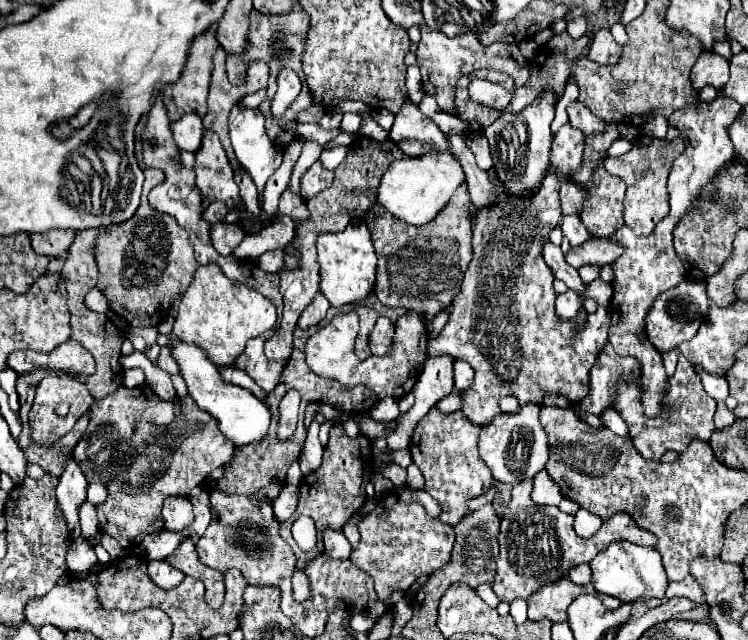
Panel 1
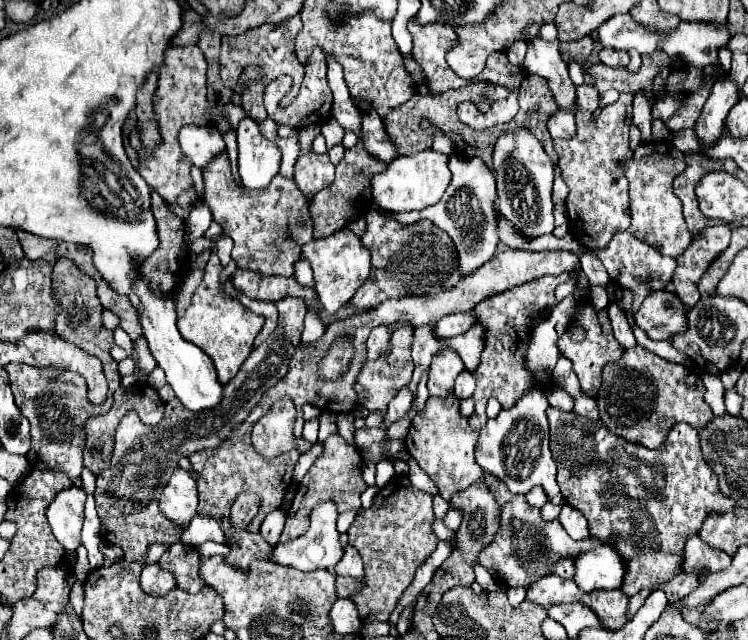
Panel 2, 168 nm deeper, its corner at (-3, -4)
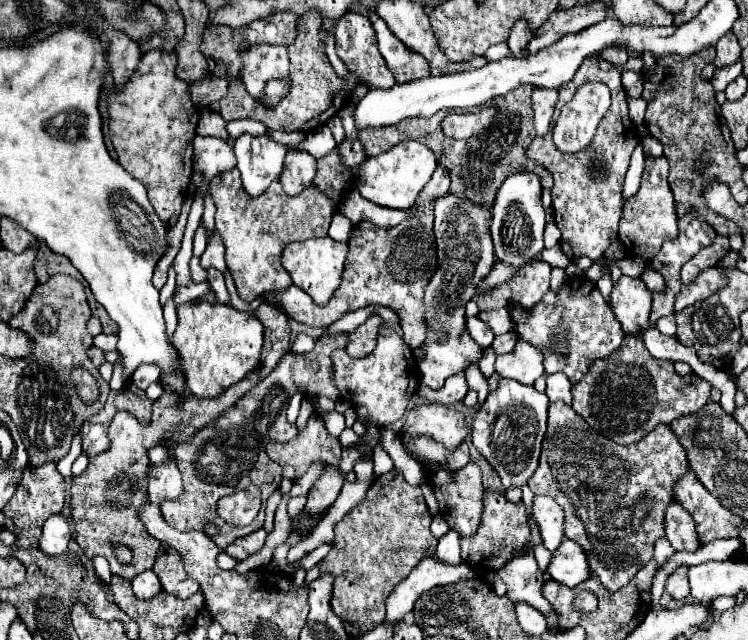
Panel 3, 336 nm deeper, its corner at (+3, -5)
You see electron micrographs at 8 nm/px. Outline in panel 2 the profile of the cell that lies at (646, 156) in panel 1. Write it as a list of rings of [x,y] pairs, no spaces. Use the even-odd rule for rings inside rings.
[[[668,141],[642,143],[636,149],[634,157],[624,163],[626,167],[624,175],[630,183],[630,215],[632,215],[628,233],[632,233],[642,241],[648,241],[650,245],[658,243],[660,251],[668,257],[678,257],[692,243],[692,235],[684,225],[680,199],[672,191],[672,181],[686,169],[684,165],[686,165],[684,153],[678,151]]]

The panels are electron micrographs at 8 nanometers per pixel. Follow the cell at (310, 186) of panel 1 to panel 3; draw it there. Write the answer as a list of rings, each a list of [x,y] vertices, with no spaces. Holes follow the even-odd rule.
[[[288,152],[284,160],[284,170],[280,176],[280,184],[286,194],[296,196],[306,186],[312,184],[316,174],[316,160],[306,152]]]

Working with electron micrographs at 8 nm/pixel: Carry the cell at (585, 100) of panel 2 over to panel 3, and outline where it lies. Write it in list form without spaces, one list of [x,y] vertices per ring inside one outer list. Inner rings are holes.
[[[596,56],[586,58],[586,62],[582,62],[574,78],[566,82],[564,86],[560,86],[556,112],[560,112],[560,108],[568,100],[572,100],[572,94],[584,82],[604,82],[610,88],[610,96],[612,96],[612,104],[608,112],[604,114],[604,118],[600,120],[590,146],[574,154],[558,152],[552,142],[552,134],[548,132],[546,136],[536,136],[534,142],[526,150],[526,158],[544,166],[554,178],[554,188],[552,188],[554,222],[562,232],[560,248],[572,262],[582,256],[588,256],[592,260],[602,258],[610,242],[618,238],[618,220],[622,214],[622,184],[624,184],[630,156],[634,148],[640,144],[636,126],[628,116],[626,92],[620,84],[620,70],[616,68],[602,70]]]

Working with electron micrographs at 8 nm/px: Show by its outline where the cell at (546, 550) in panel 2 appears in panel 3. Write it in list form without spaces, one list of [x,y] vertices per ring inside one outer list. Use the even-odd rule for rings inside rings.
[[[490,490],[484,492],[482,502],[484,502],[484,510],[482,510],[482,520],[480,520],[478,532],[470,538],[460,538],[460,550],[462,550],[462,558],[468,564],[484,568],[484,570],[494,570],[494,568],[498,570],[512,560],[512,550],[522,546],[530,538],[526,506],[524,506],[524,502],[518,502],[518,504],[508,502],[504,498],[504,494],[498,494],[498,492],[492,494]]]

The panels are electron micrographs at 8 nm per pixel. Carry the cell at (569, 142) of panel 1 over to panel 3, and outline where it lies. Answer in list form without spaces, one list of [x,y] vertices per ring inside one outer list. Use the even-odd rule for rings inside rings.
[[[540,88],[532,90],[532,110],[534,110],[534,126],[536,134],[542,136],[550,130],[550,118],[554,114],[554,106],[558,102],[558,90]]]

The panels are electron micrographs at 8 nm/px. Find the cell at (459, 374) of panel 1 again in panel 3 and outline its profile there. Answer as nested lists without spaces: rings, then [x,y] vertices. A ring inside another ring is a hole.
[[[454,374],[454,376],[450,376],[440,390],[430,390],[430,388],[426,388],[426,386],[422,386],[422,388],[418,390],[418,394],[420,394],[422,398],[432,400],[432,402],[438,402],[438,404],[446,404],[446,406],[464,400],[466,392],[468,392],[468,384],[466,384],[464,374]]]

